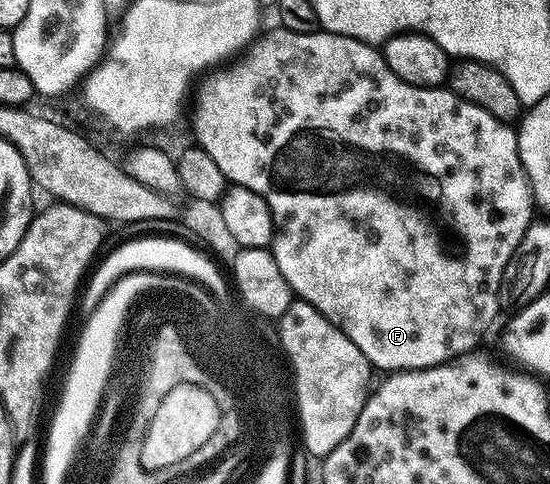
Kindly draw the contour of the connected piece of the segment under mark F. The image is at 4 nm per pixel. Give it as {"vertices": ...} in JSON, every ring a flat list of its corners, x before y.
{"vertices":[[276,26,274,30,269,32,268,35,262,34,251,45,245,61,237,64,231,71,210,76,210,78,212,77,211,84,200,95,199,109,195,113,195,135,199,138,196,139,198,146,202,147,205,153,209,153,209,157,213,157,213,161,217,161,217,169,221,169,221,173,225,173,228,184,253,189,253,193,261,195,267,202,275,222,275,237,269,250,277,261,277,269,281,269,281,277,285,277,285,281,290,285,292,292,302,302,308,303,313,309,320,311,333,326,341,328,345,337,349,337,349,341,353,341,353,345,357,345,357,349,361,349,361,353,367,358,367,362,371,364,372,368,379,370,380,367,383,373,420,371,426,367,440,367,442,363,450,363,451,360,458,359,460,355,474,352,478,348,475,346,482,341,483,334,490,329,491,322,494,321,495,314,499,311,499,301,501,303,500,287,503,284,506,266,509,265,514,251,521,245,527,227,533,222,533,215,531,215,531,211,533,212,531,182,527,180,527,174,519,156,519,137,516,128,510,122,493,117,493,113,473,105,469,100,454,95,450,89,414,87,405,81,401,81,401,77,397,77,397,73,393,73,393,69,389,69,382,50,378,46,363,43,360,39,354,39,353,37,334,35,332,31,322,29,316,29,309,33,293,33,289,29]]}

